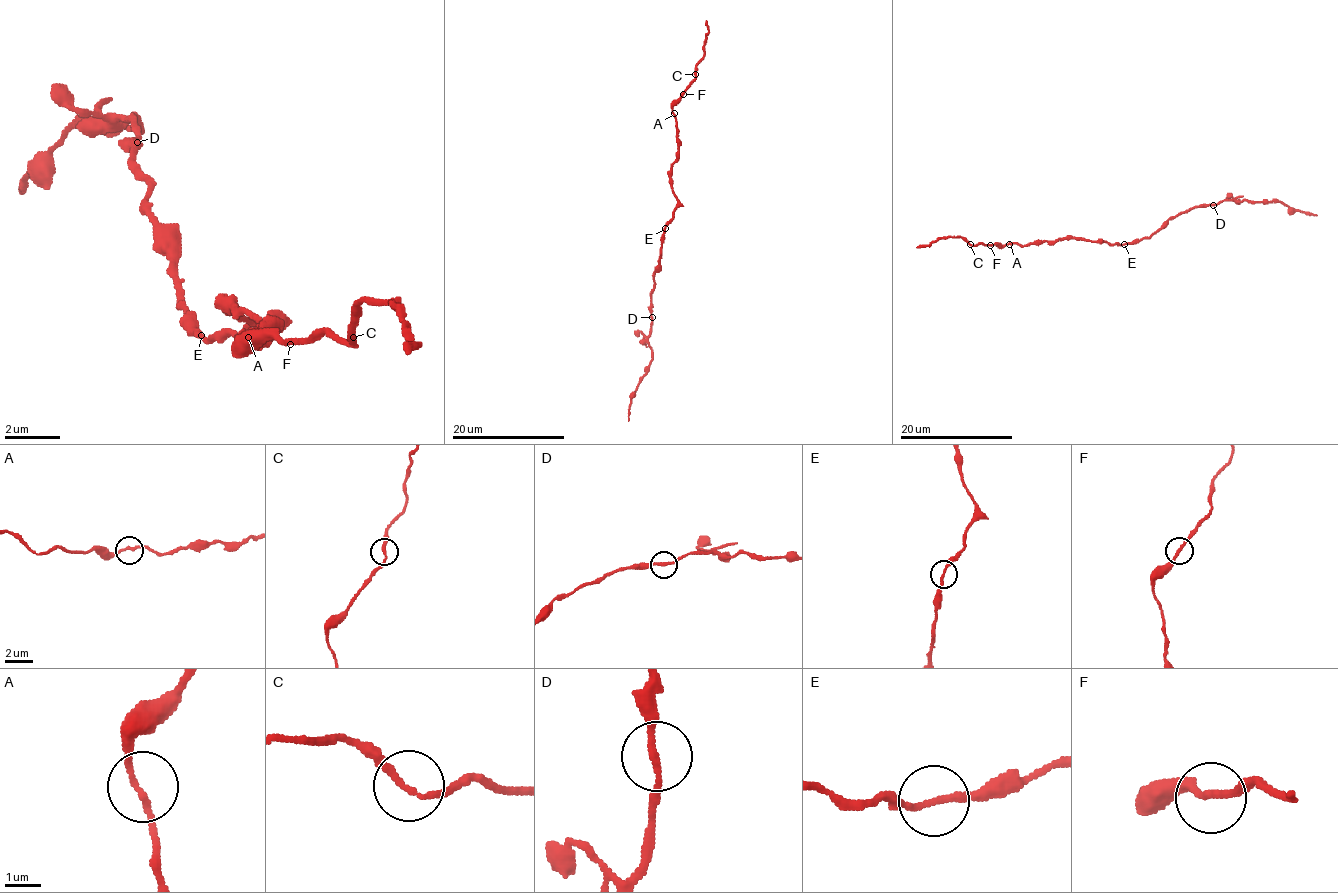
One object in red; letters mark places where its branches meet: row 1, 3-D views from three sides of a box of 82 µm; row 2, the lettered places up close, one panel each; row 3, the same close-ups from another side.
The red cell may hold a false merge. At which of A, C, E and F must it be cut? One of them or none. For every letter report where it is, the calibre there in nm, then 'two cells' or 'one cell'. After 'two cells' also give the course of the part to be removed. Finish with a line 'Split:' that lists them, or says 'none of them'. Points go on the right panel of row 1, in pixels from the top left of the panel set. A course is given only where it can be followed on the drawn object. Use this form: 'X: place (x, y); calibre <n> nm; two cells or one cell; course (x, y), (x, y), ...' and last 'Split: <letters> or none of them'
A: place (1009, 244); calibre 180 nm; one cell
C: place (970, 244); calibre 190 nm; one cell
E: place (1124, 244); calibre 190 nm; one cell
F: place (990, 245); calibre 200 nm; one cell
Split: none of them

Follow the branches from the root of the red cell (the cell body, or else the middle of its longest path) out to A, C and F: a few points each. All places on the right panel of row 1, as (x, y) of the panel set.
A: (1118, 244), (1082, 238), (1057, 238), (1025, 245), (1009, 244)
C: (1118, 244), (1082, 238), (1057, 238), (1025, 245), (1015, 243), (970, 244)
F: (1118, 244), (1057, 238), (1025, 245), (1015, 243), (990, 245)

